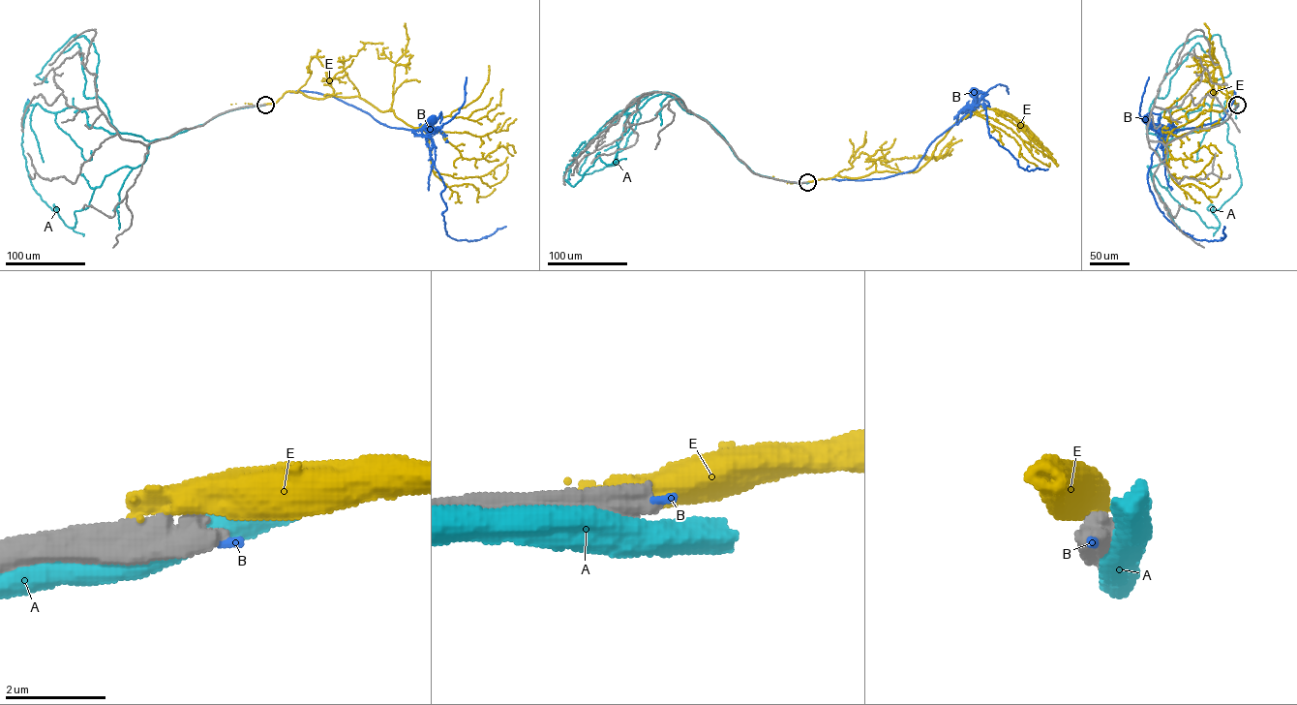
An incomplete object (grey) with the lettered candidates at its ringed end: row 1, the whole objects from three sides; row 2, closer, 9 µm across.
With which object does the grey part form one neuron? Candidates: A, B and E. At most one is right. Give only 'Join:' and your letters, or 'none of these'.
Join: none of these

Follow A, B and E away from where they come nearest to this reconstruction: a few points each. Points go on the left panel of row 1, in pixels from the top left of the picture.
A: (263, 105), (151, 141), (141, 165), (95, 188), (73, 228), (31, 183), (21, 144), (27, 111)
B: (265, 105), (289, 92), (308, 91), (335, 97), (390, 127), (423, 130), (433, 124), (432, 120)
E: (264, 104), (290, 91), (359, 96), (424, 131), (435, 171), (476, 176), (491, 186), (505, 177), (508, 165)

